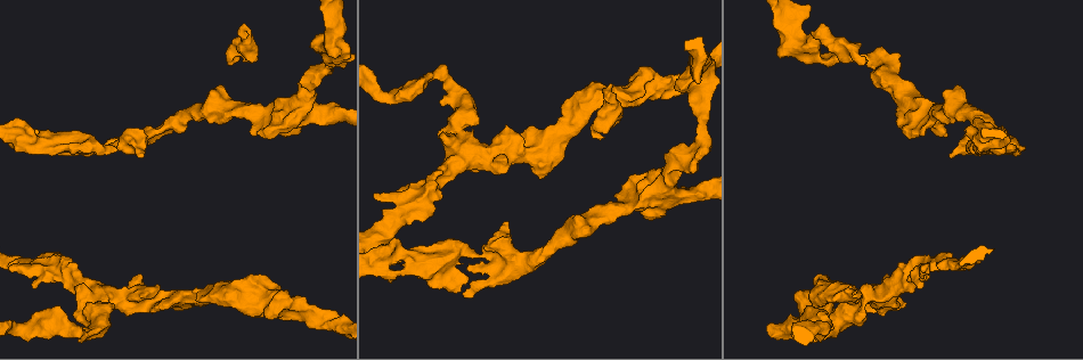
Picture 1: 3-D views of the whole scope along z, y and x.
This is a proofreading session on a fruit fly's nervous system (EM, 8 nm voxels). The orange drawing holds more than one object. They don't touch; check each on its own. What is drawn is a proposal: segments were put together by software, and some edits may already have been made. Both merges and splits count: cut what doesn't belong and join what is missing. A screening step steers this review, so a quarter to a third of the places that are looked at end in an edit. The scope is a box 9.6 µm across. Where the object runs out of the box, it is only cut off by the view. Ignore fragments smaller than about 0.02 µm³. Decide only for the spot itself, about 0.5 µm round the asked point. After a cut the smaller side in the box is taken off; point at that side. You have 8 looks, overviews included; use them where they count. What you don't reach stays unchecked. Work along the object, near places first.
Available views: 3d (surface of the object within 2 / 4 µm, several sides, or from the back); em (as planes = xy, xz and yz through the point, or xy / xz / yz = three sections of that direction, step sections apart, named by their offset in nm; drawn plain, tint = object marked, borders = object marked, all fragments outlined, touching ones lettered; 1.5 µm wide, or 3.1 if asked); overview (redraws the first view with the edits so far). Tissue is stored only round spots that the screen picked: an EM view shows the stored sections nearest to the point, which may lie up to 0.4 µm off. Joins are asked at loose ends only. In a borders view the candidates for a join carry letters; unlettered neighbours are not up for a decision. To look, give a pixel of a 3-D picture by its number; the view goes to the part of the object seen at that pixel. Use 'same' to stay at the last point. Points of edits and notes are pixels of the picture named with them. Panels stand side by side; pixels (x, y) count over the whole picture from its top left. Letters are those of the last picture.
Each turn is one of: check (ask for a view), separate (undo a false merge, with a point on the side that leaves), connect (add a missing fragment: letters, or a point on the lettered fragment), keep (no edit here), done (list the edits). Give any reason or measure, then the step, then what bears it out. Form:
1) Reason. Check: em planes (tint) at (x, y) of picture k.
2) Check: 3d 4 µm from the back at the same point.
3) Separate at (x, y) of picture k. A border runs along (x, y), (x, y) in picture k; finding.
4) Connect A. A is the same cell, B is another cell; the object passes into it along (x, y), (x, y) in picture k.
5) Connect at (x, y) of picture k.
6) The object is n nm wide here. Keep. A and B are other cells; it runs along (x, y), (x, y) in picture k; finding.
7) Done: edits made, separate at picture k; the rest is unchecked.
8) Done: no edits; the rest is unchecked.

Thin neck. Check: em planes (plain) at (110, 148) of picture 1.

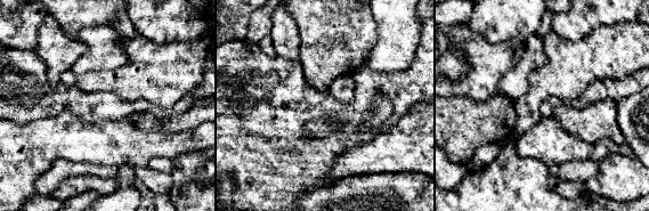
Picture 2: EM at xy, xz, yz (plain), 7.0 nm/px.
See the neighbours. Check: em planes (borders) at the same point.

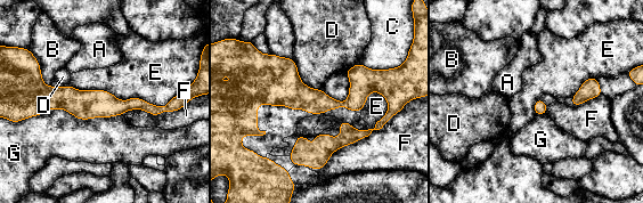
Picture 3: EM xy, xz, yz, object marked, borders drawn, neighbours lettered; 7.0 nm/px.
The longest contact is with E, 800 nm. Keep. A, B, C, D, E, F and G are other cells; continuous, no second neuron.

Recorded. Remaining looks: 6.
Stops while still wide. Check: em planes (borders) at (201, 301) of picture 1.

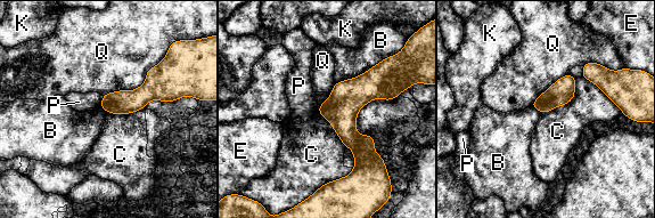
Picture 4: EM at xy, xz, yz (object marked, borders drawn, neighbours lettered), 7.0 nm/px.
Keep. B, C, E, K, P and Q are other cells; a border runs along (576, 79), (574, 96), (541, 114) in picture 4; no lettered fragment goes on from it.

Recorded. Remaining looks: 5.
Free end. Check: 3d 4 µm at (924, 283) of picture 1.

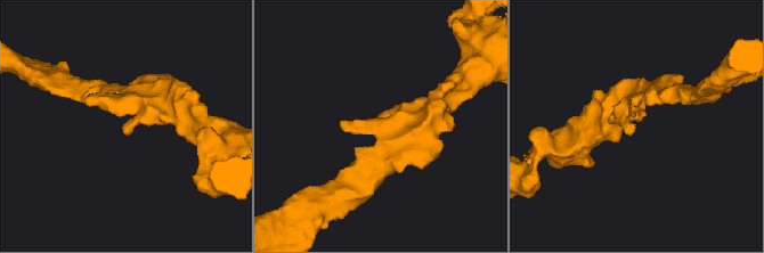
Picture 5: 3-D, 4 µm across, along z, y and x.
Now the EM. Check: em planes (borders) at (635, 126) of picture 5.

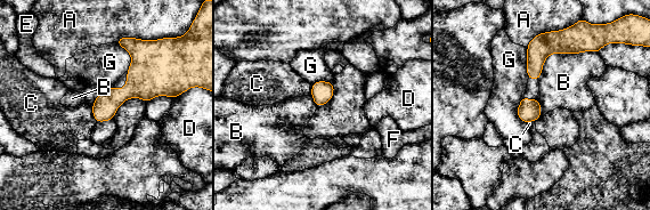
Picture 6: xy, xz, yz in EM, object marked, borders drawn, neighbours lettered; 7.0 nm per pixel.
Keep. A, B, C, D, E, F and G are other cells; none of them fits.

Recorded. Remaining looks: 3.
Done: no edits; the rest is unchecked.

